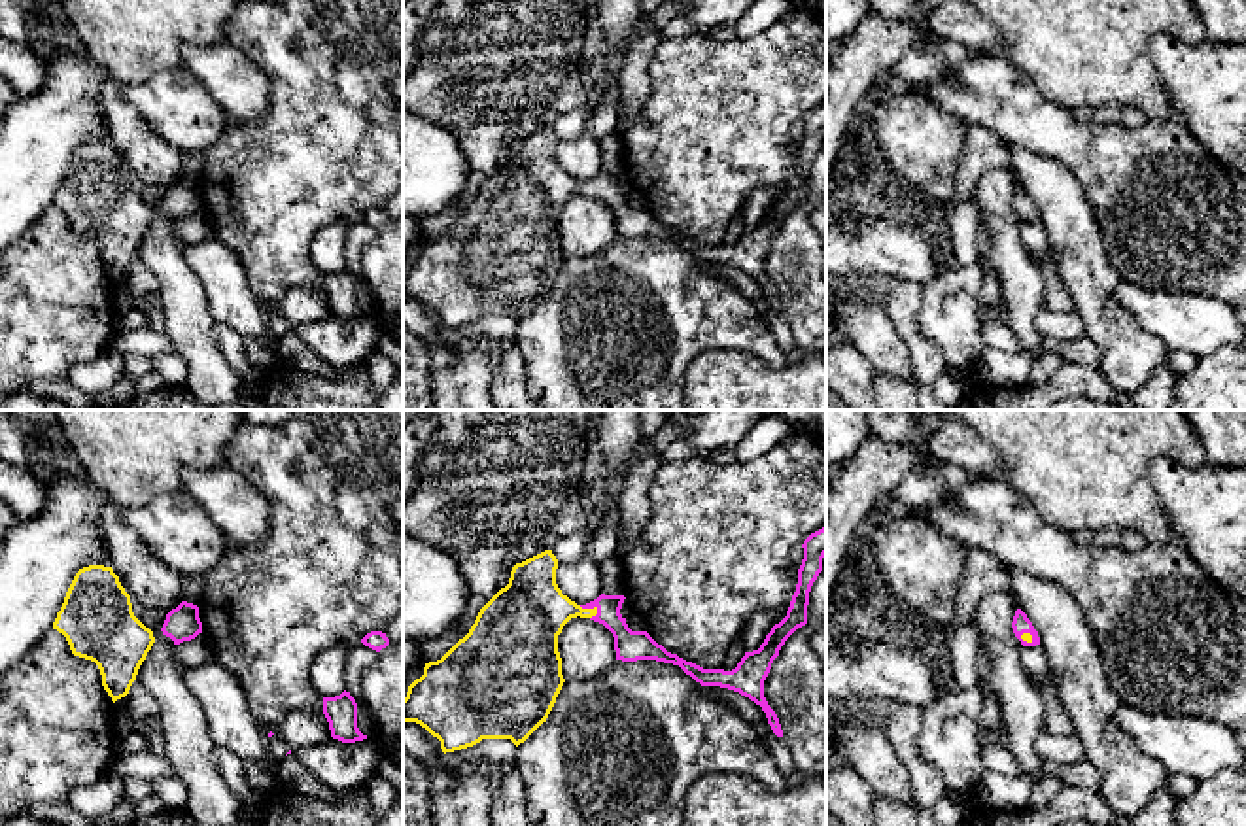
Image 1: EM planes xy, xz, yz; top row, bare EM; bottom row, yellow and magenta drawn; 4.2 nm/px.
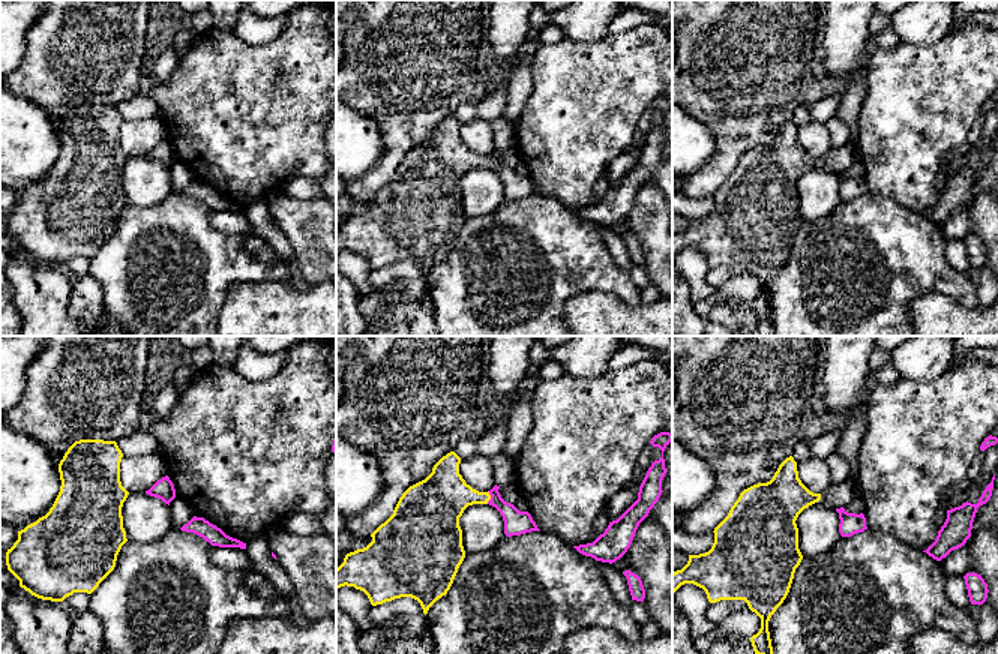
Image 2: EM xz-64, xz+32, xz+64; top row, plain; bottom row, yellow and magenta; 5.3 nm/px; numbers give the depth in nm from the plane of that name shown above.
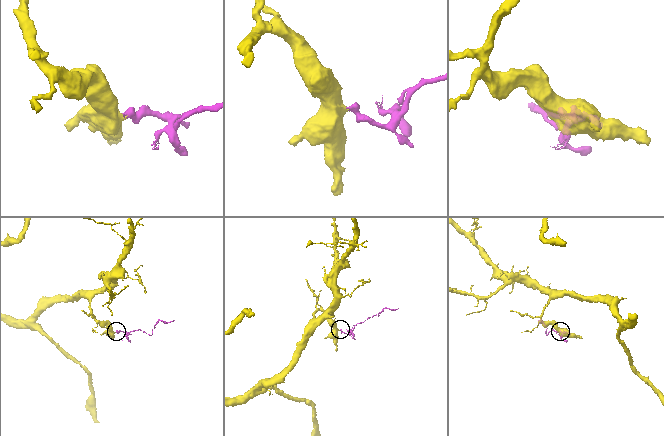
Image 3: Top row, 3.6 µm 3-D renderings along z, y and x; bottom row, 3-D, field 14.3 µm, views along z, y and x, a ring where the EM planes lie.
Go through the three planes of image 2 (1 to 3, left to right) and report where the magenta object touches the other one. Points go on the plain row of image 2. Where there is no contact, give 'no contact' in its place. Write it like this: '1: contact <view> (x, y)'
1: no contact
2: contact xz+32 (489, 161)
3: no contact

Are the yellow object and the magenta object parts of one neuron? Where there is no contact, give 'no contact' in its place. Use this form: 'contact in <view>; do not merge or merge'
contact in xz; merge

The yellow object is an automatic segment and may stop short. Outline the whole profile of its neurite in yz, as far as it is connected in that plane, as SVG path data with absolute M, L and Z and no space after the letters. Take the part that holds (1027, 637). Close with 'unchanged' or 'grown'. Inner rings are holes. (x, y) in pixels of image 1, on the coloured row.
M1021 609L1015 611L1012 628L1023 646L1040 645L1038 631L1034 629L1032 622L1027 618L1027 614Z; grown

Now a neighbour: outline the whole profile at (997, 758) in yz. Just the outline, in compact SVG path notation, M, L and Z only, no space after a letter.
M998 739L981 747L981 760L987 771L1012 775L1012 777L1021 773L1021 767L1013 758L1013 754Z

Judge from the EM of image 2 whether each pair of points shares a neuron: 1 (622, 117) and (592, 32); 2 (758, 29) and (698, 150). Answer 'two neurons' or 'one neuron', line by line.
1: two neurons
2: two neurons

